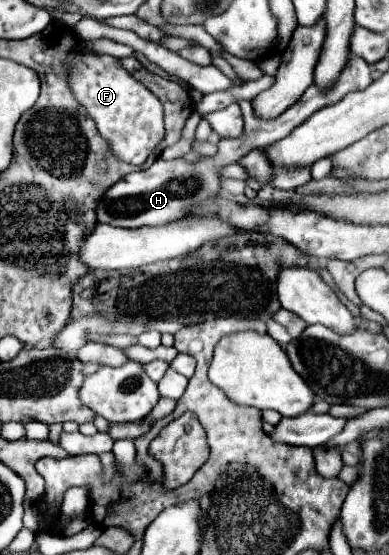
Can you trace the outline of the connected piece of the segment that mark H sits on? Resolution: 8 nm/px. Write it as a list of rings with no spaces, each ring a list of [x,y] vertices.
[[[350,55],[348,63],[344,65],[342,73],[338,75],[336,83],[330,89],[322,89],[316,83],[312,83],[304,91],[304,95],[290,109],[286,109],[282,113],[282,117],[276,117],[276,119],[260,119],[252,111],[250,101],[240,101],[242,115],[246,115],[246,121],[248,121],[248,131],[244,131],[242,137],[226,139],[224,145],[218,145],[216,155],[202,157],[196,163],[188,163],[184,159],[172,159],[172,161],[156,159],[156,163],[150,165],[148,169],[126,175],[126,179],[122,179],[122,181],[118,181],[118,185],[110,187],[106,197],[102,197],[102,201],[98,203],[98,211],[96,211],[98,221],[114,225],[114,227],[144,227],[144,225],[160,225],[160,223],[176,221],[176,219],[184,217],[192,205],[202,203],[220,191],[220,185],[222,185],[220,171],[226,165],[238,163],[246,153],[250,153],[256,147],[268,147],[268,145],[280,141],[294,127],[298,127],[302,121],[306,121],[314,111],[340,101],[346,93],[366,89],[366,85],[372,83],[370,73],[372,73],[372,69],[366,61],[362,61],[362,57]]]

